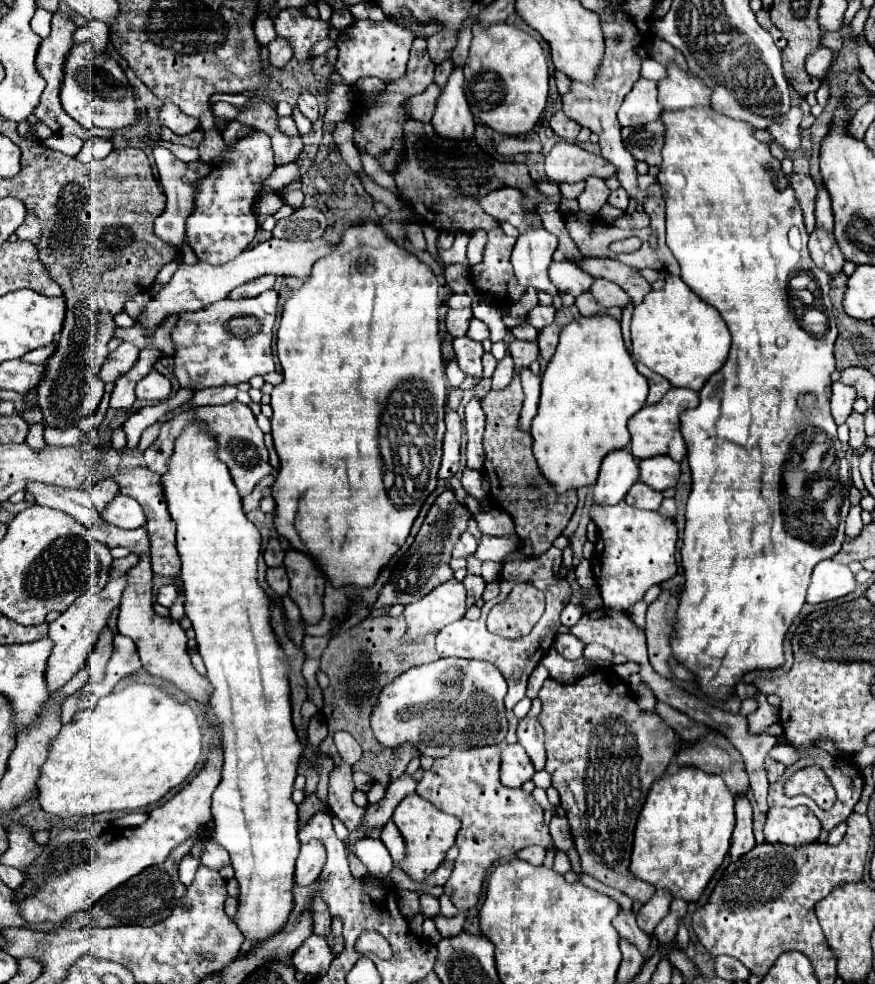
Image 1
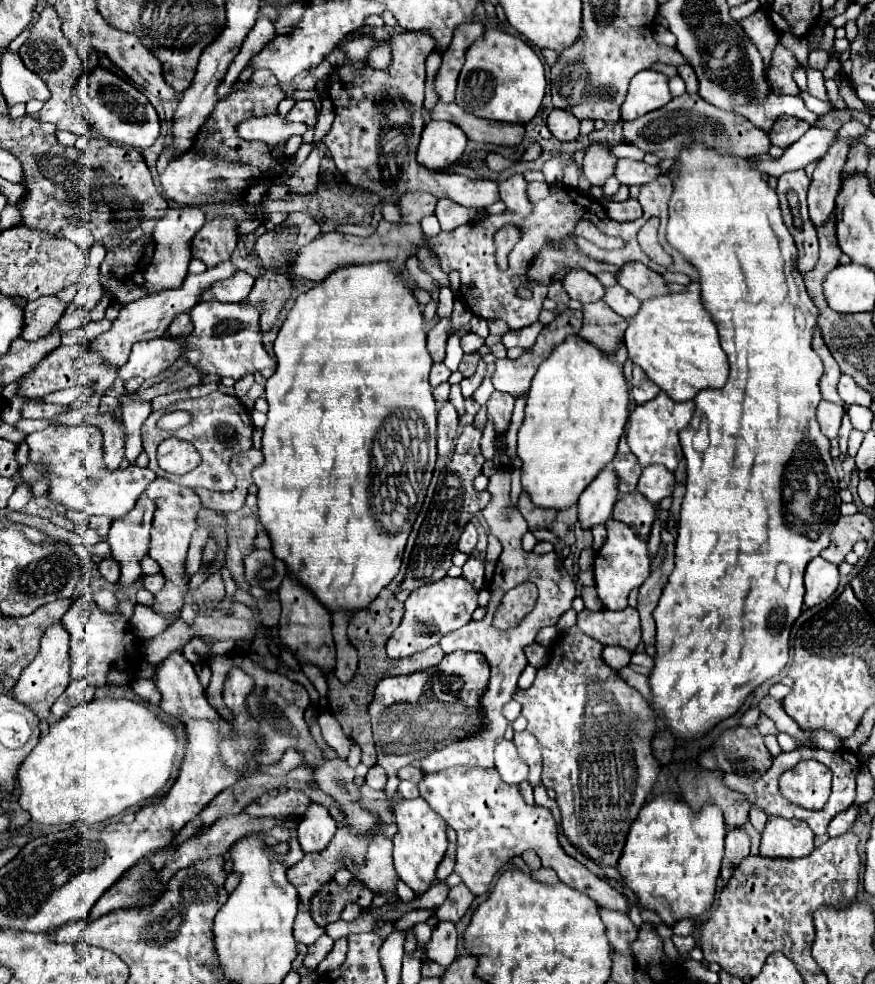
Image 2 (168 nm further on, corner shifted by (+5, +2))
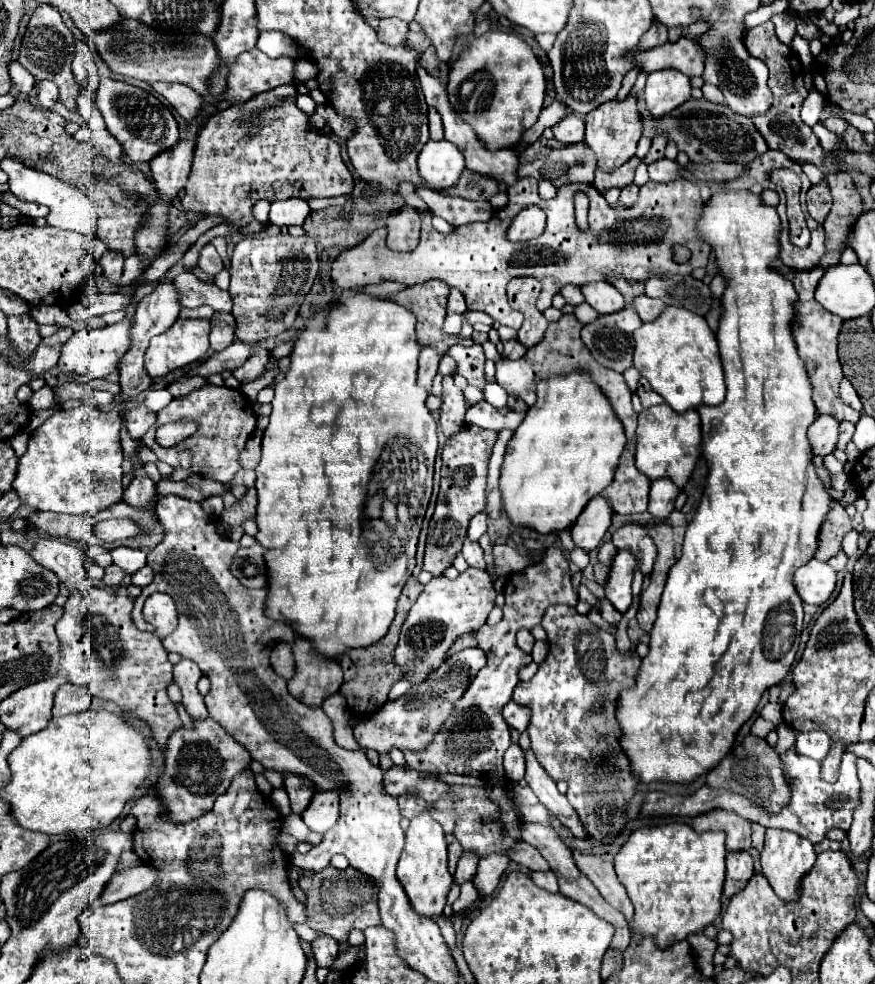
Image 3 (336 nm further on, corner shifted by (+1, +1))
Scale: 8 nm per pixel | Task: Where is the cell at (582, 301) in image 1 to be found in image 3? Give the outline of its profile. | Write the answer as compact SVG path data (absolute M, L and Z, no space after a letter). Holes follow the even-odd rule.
M626 307L618 313L600 315L594 323L584 325L582 341L600 365L624 373L632 367L632 333L640 325L642 319L638 313L632 307Z

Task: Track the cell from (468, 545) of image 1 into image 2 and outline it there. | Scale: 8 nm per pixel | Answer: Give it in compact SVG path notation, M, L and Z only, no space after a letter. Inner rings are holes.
M466 524L466 528L464 528L464 532L462 532L462 536L460 536L460 542L458 542L458 550L460 552L464 552L464 554L472 554L472 550L474 550L474 546L476 546L476 528L474 528L474 524Z

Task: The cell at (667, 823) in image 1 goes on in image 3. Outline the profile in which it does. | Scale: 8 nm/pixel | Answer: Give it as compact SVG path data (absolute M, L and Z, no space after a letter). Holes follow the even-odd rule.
M684 823L636 829L614 857L618 881L634 905L632 941L654 937L658 949L668 949L712 925L722 911L724 859L724 833L696 833Z

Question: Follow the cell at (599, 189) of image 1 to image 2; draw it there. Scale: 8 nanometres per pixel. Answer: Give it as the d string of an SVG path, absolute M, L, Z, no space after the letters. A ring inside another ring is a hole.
M592 144L584 156L584 176L590 180L592 186L604 186L606 178L612 176L612 160L608 148L602 144Z

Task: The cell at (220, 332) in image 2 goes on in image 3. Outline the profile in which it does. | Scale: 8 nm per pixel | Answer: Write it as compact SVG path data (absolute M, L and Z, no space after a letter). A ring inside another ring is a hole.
M216 313L212 317L212 331L210 331L210 349L212 351L222 351L228 345L234 343L234 317L228 317L228 321L220 319L222 315Z

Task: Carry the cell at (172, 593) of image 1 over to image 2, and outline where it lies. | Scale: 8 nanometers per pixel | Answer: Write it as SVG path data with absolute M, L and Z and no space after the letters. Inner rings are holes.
M154 574L154 576L144 576L144 588L146 590L150 590L152 594L158 594L162 588L164 588L164 584L166 584L166 580L164 580L164 576L162 574Z

